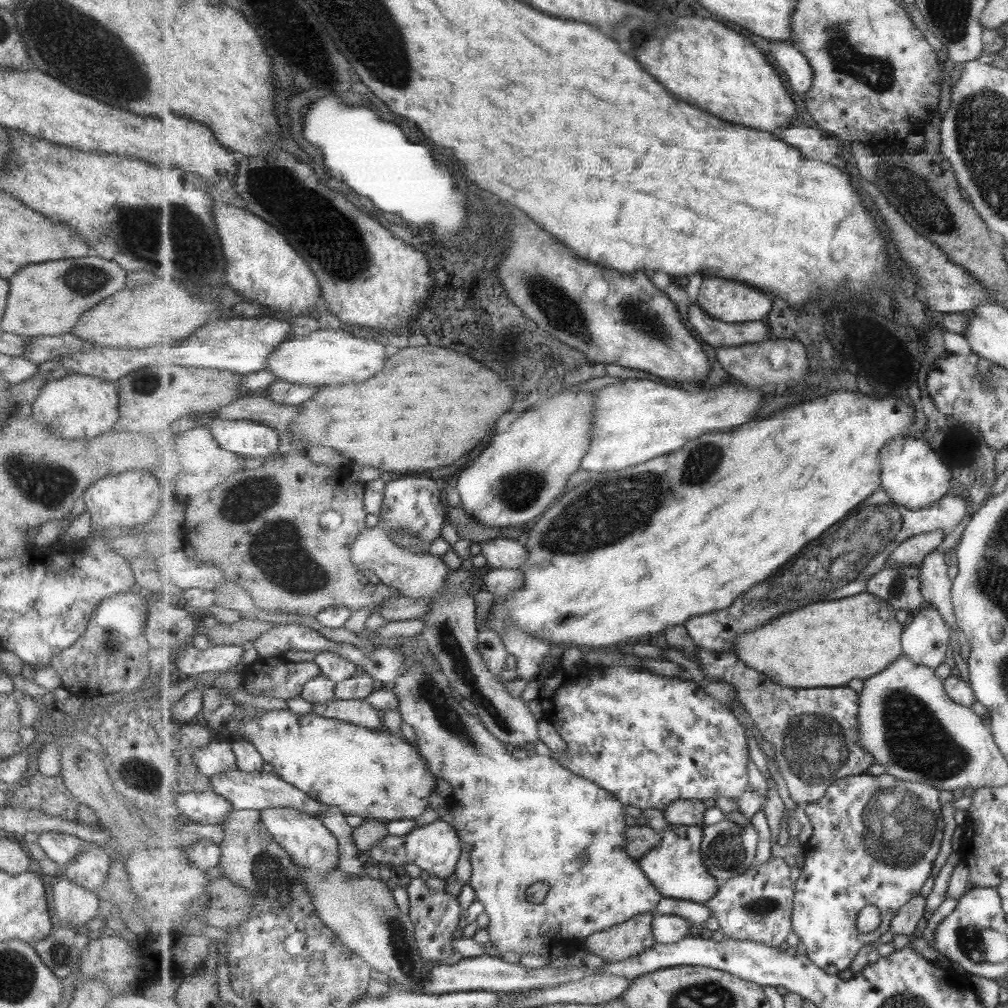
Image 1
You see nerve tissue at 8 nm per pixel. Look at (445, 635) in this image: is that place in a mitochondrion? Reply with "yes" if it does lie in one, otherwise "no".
yes

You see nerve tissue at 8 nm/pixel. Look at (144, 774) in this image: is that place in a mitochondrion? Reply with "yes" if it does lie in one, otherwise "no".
yes

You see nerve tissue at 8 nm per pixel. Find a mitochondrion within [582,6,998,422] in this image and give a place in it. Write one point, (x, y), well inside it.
(874, 73)

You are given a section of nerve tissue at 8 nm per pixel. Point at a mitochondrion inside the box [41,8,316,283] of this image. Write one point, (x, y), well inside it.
(100, 66)

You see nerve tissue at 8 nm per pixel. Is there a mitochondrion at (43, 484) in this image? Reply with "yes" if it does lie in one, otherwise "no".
yes

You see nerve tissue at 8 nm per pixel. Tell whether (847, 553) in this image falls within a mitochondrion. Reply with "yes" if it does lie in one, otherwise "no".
yes

